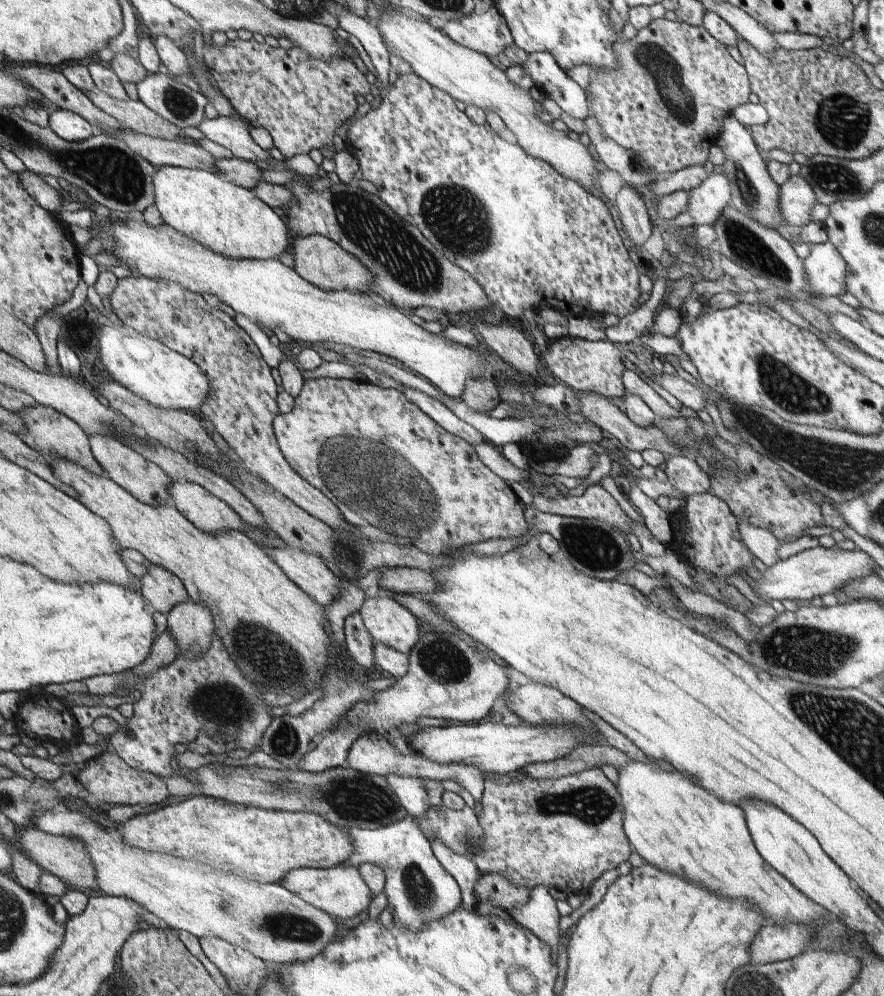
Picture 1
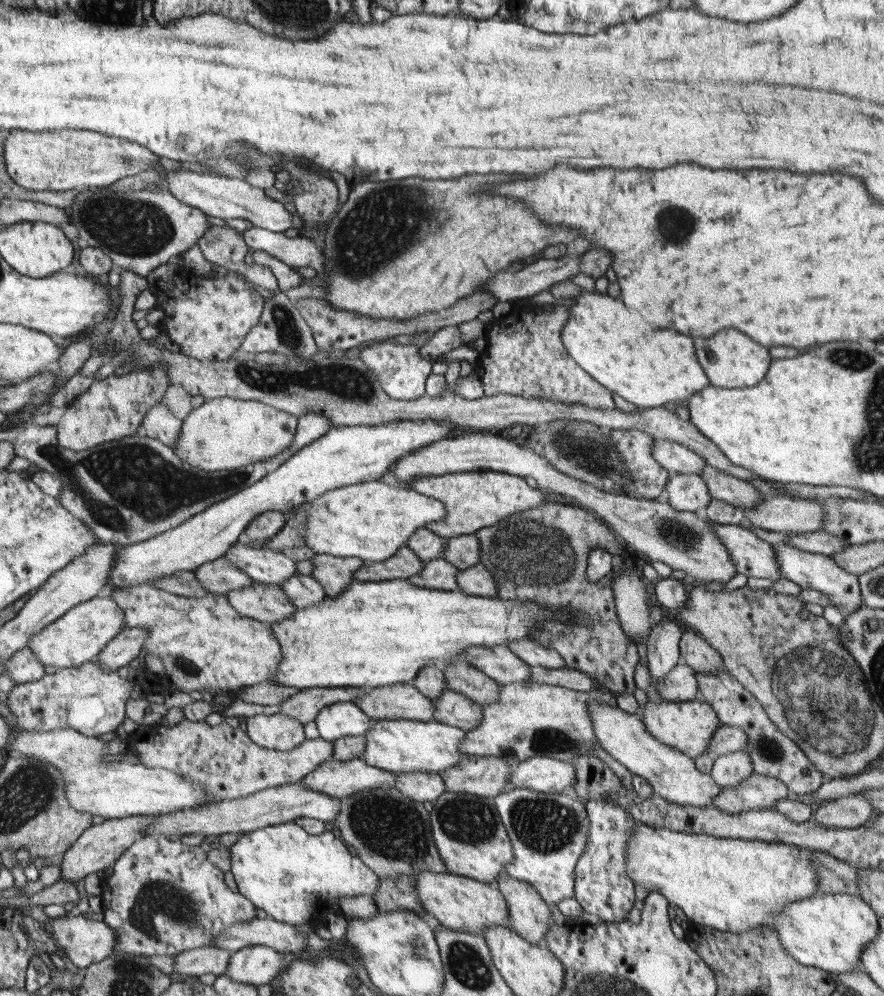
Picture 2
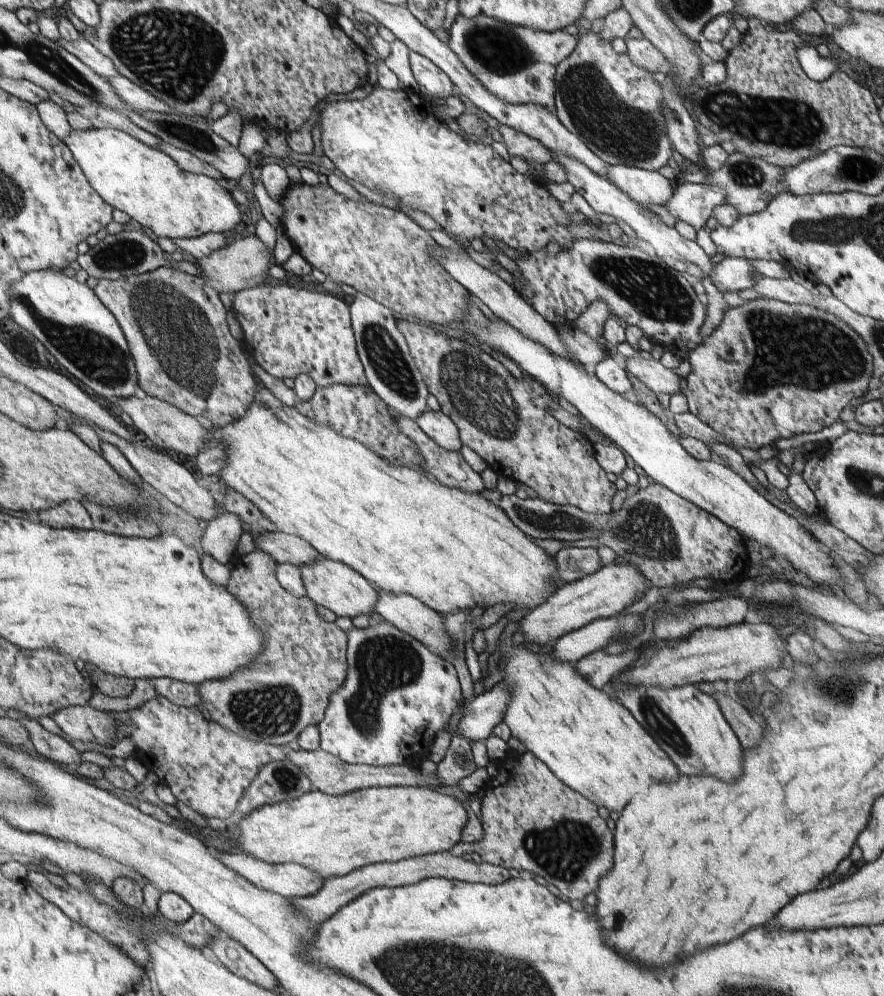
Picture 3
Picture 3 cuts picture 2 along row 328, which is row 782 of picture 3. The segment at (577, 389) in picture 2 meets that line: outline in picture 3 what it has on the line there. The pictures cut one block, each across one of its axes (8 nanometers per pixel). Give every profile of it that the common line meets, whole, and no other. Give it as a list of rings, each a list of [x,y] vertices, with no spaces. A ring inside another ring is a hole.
[[[531,752],[523,754],[507,754],[503,760],[491,764],[491,778],[481,792],[481,840],[479,842],[457,842],[449,854],[461,858],[463,854],[477,854],[481,856],[483,864],[513,868],[531,872],[533,878],[541,880],[543,884],[553,884],[559,894],[567,900],[579,900],[587,894],[597,892],[597,878],[603,876],[611,868],[613,856],[613,836],[605,826],[605,820],[599,818],[597,806],[589,802],[585,796],[577,794],[569,786],[565,786],[553,772]]]

